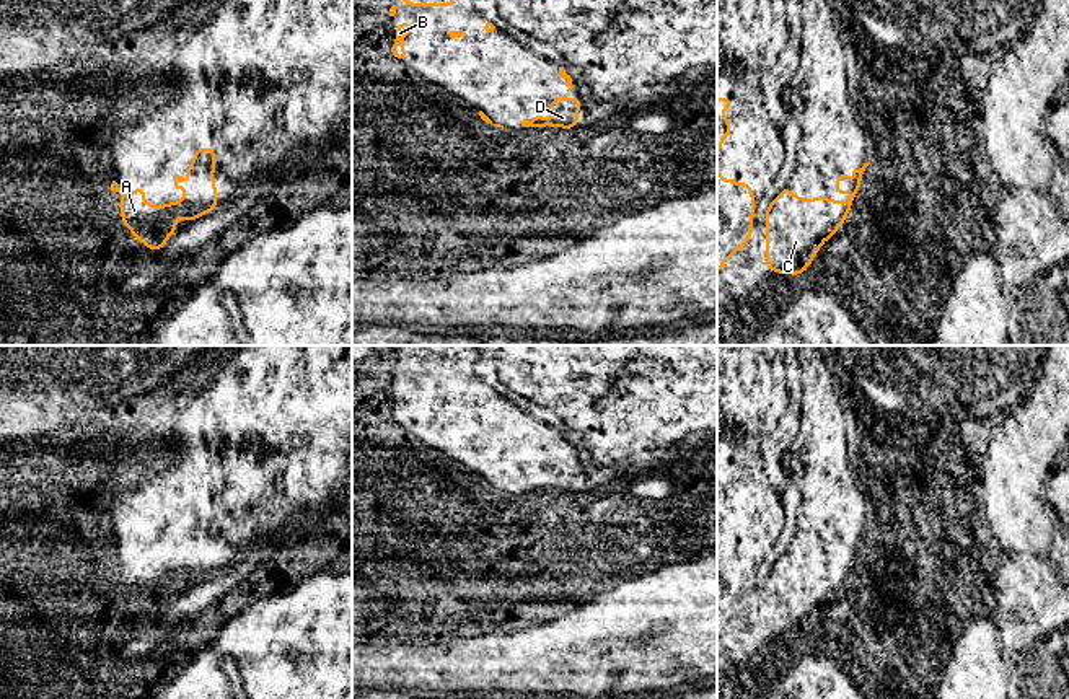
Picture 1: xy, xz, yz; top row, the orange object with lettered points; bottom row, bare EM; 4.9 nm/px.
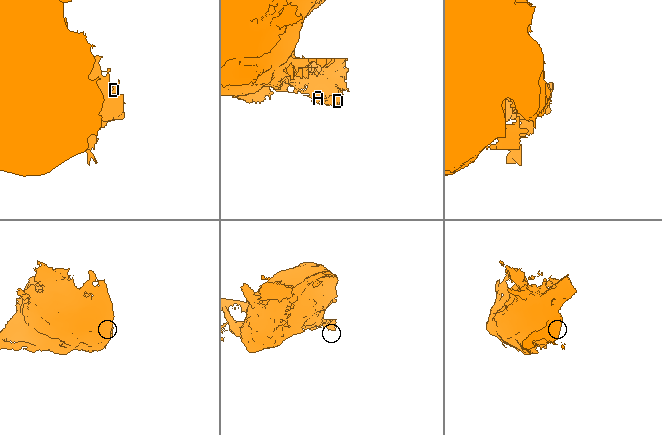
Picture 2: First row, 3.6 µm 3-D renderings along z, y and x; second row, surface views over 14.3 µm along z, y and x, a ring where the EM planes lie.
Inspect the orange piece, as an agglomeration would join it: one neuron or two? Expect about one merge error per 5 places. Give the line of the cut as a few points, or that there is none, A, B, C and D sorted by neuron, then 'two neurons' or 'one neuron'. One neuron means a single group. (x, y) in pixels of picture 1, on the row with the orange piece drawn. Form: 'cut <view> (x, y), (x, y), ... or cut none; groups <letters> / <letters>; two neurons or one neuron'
cut none; groups A B C D; one neuron

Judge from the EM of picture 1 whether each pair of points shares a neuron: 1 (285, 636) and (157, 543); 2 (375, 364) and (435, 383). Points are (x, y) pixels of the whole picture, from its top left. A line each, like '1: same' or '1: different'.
1: different
2: different

